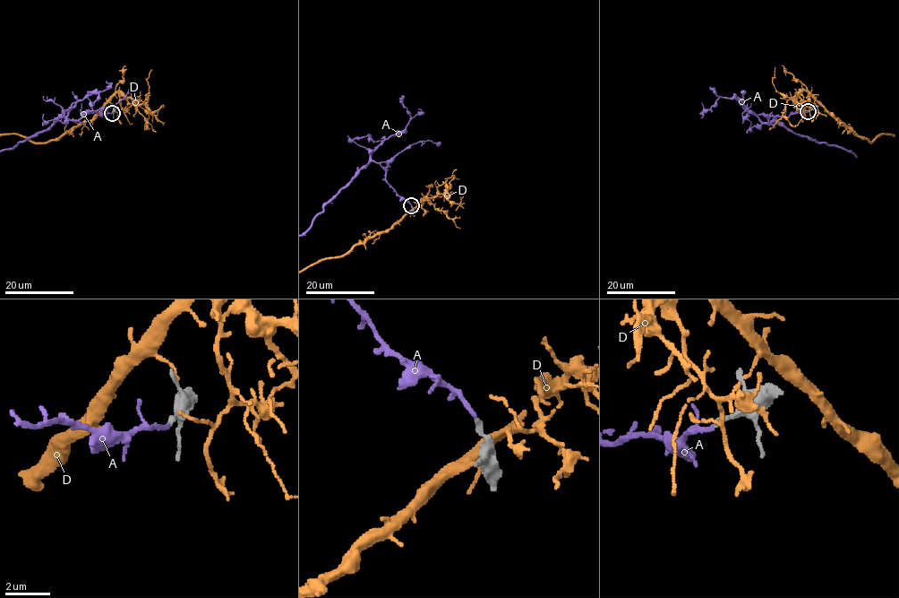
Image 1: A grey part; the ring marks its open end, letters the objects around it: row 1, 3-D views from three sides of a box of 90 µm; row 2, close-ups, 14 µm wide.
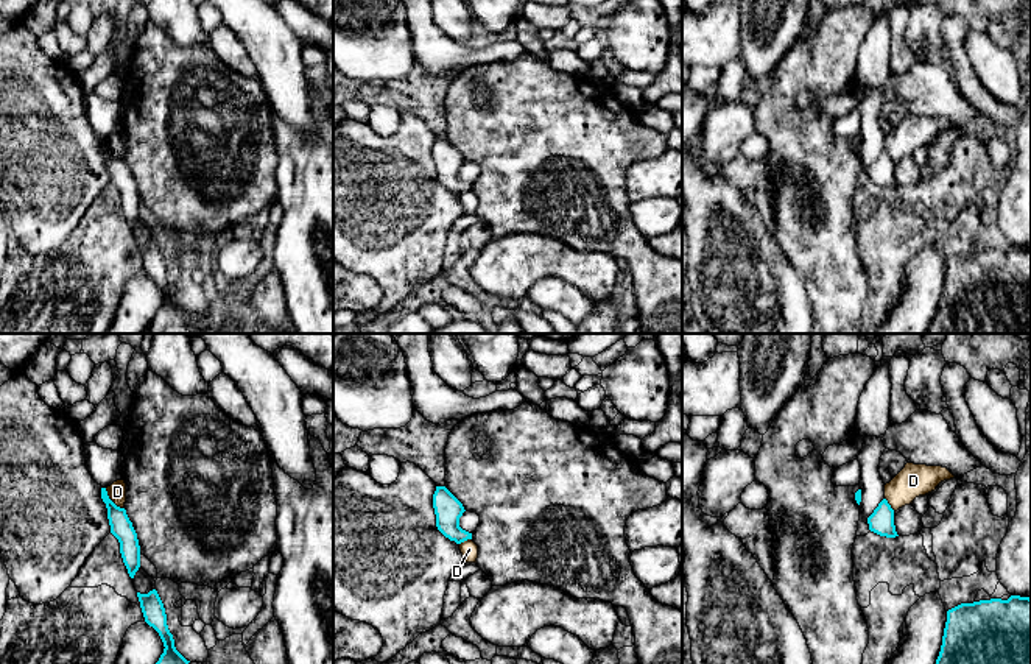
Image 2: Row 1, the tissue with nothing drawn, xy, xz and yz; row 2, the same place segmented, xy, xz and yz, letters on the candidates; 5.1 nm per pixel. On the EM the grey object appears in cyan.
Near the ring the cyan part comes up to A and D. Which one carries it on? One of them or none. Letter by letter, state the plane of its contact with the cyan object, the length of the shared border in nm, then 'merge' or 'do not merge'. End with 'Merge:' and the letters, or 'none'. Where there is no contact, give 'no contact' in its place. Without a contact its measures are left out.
A: no contact | merge
D: xy | 150 nm | do not merge
Merge: A

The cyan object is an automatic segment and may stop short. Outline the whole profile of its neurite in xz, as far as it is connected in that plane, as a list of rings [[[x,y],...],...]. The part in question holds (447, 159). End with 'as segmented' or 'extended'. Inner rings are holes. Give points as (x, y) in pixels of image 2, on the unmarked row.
[[[436,137],[433,159],[436,165],[436,178],[445,189],[456,195],[472,190],[472,184],[459,178],[459,168],[466,161],[445,137]]] | as segmented

